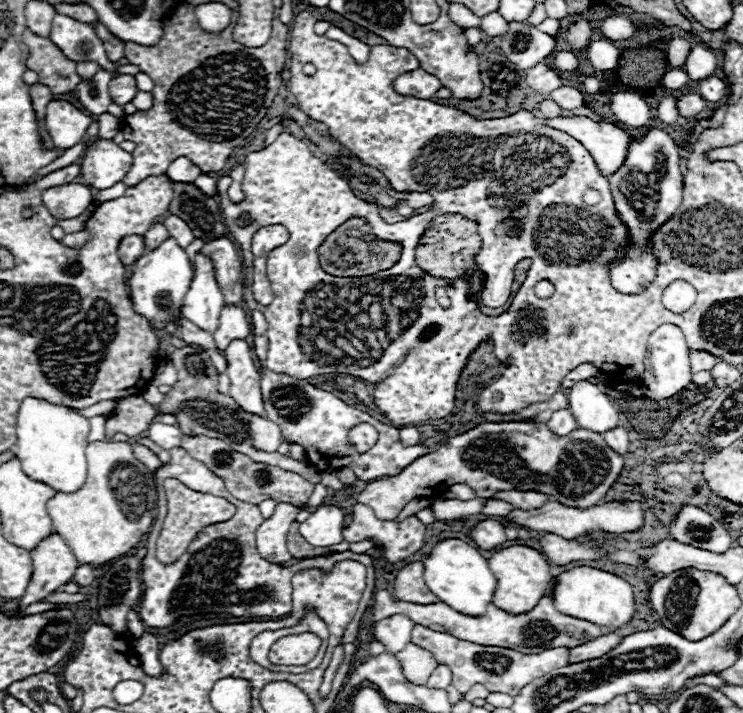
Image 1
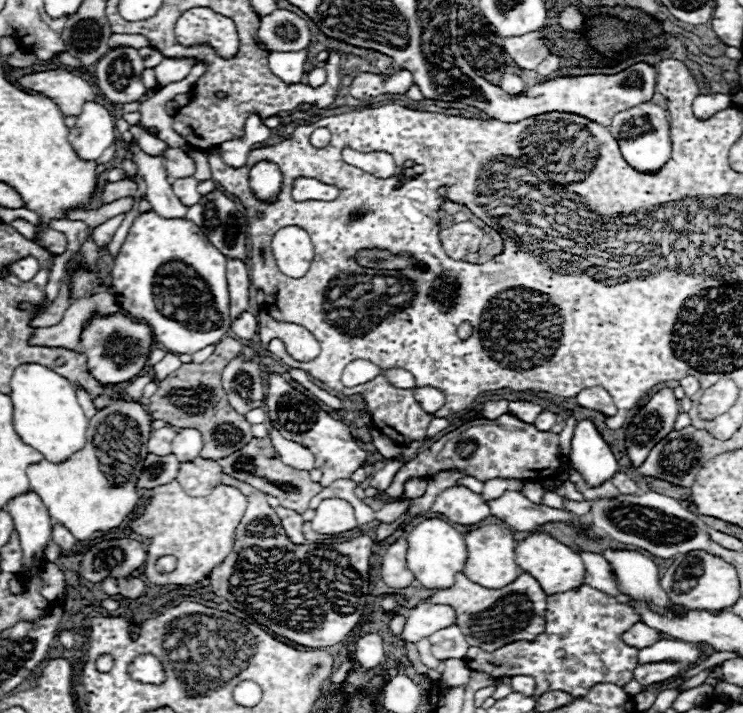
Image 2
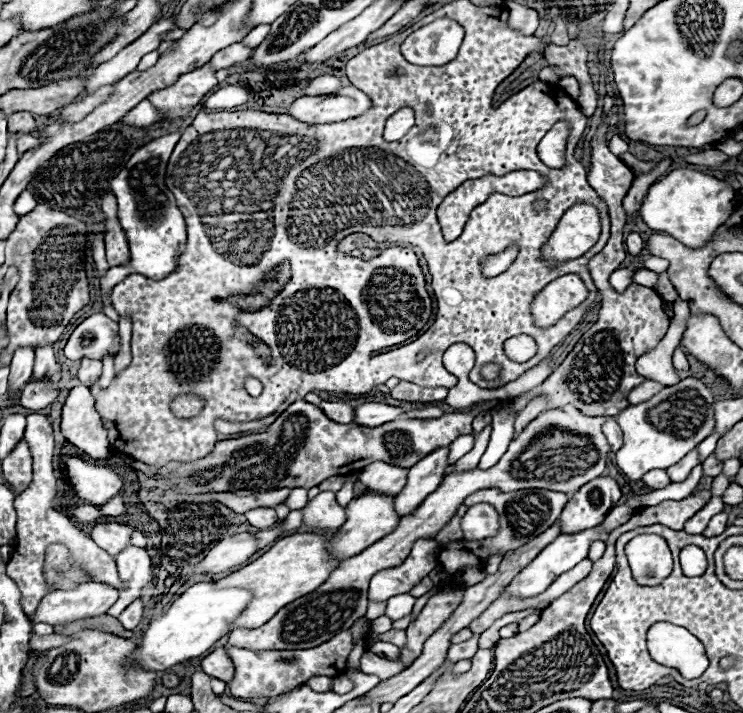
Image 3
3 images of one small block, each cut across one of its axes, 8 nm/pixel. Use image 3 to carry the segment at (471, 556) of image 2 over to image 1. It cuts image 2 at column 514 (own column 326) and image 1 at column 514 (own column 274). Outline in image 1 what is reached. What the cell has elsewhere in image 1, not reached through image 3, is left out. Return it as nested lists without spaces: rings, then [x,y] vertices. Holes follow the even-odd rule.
[[[512,544],[512,546],[500,548],[492,554],[492,558],[488,558],[488,564],[498,580],[498,588],[494,592],[492,602],[510,614],[522,614],[522,612],[532,610],[542,596],[552,592],[554,578],[550,574],[550,564],[546,562],[546,556],[542,552],[530,546]]]

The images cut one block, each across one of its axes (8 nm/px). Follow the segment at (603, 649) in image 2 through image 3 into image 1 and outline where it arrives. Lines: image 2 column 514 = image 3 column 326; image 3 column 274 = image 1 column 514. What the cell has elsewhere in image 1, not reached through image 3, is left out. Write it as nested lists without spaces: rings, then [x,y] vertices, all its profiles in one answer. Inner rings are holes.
[[[416,624],[412,630],[412,642],[430,650],[438,662],[450,666],[452,686],[460,694],[466,694],[472,684],[484,684],[490,692],[502,692],[502,694],[516,696],[520,692],[520,688],[528,682],[532,682],[534,678],[540,678],[554,668],[564,668],[570,664],[568,648],[552,648],[552,650],[544,650],[540,654],[522,654],[516,650],[506,650],[506,648],[498,648],[498,646],[480,646],[480,644],[466,642],[466,640],[458,640],[452,634],[436,632],[436,630],[420,626],[420,624]]]

